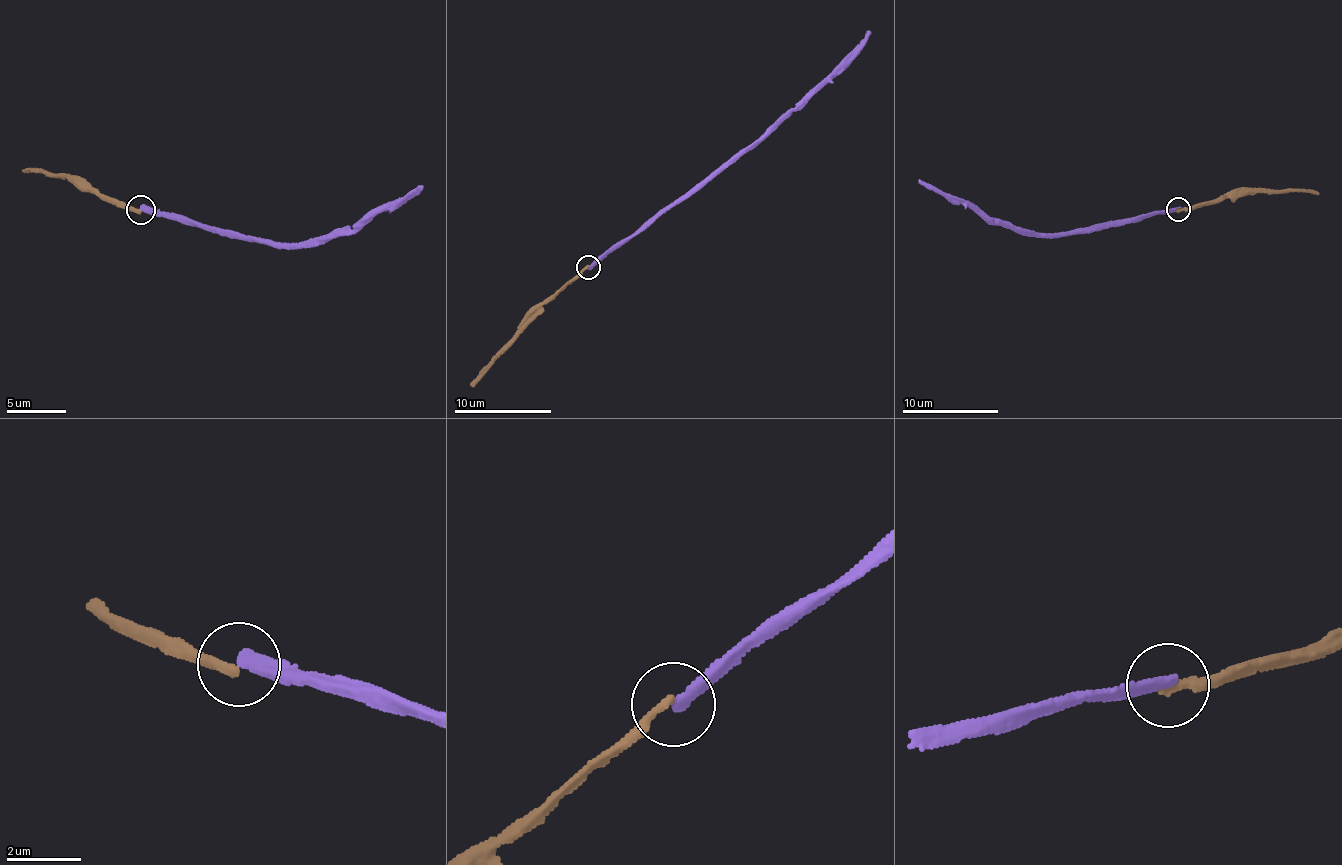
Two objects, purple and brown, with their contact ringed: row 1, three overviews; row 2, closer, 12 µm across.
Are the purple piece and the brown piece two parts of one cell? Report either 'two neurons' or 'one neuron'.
two neurons

